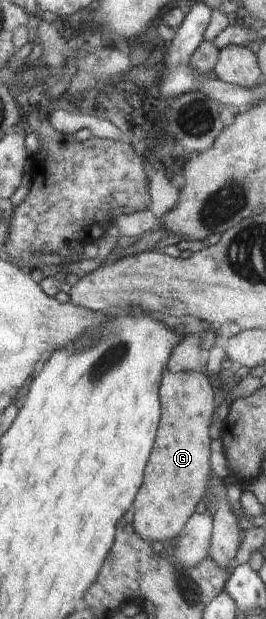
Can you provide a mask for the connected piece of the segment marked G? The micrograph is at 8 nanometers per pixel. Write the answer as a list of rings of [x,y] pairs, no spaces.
[[[166,370],[163,373],[163,379],[160,387],[160,399],[162,400],[162,417],[164,421],[160,421],[160,437],[156,437],[156,449],[152,449],[152,461],[148,461],[148,481],[144,481],[144,489],[140,489],[140,497],[136,497],[136,505],[134,505],[134,518],[132,525],[135,526],[136,533],[140,534],[145,540],[153,542],[164,542],[176,537],[182,533],[184,527],[187,525],[187,521],[190,519],[190,515],[194,513],[194,507],[198,505],[198,501],[202,499],[204,491],[206,491],[206,485],[208,485],[208,479],[210,479],[210,435],[208,435],[208,429],[210,429],[210,423],[212,423],[212,413],[214,413],[214,394],[212,391],[214,387],[211,381],[208,381],[209,377],[206,375],[200,375],[200,372],[193,371],[181,371],[176,372],[173,370]]]

